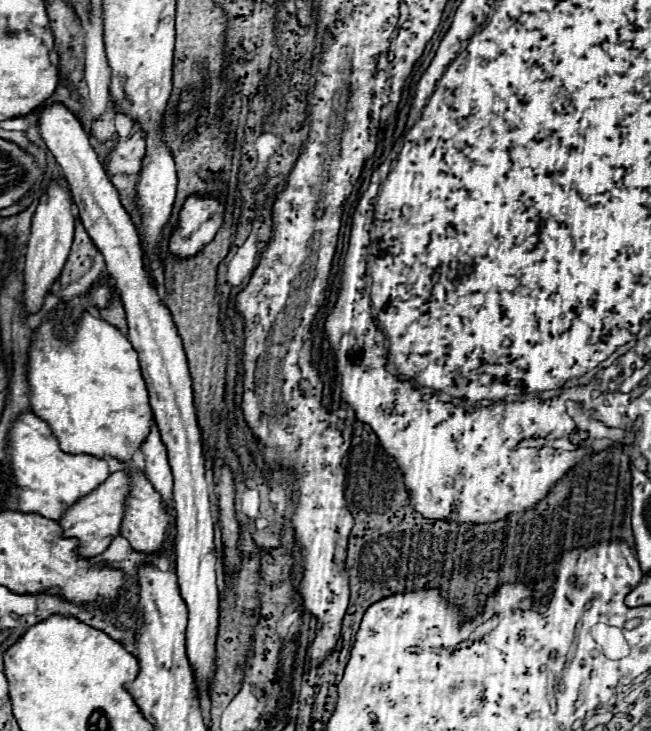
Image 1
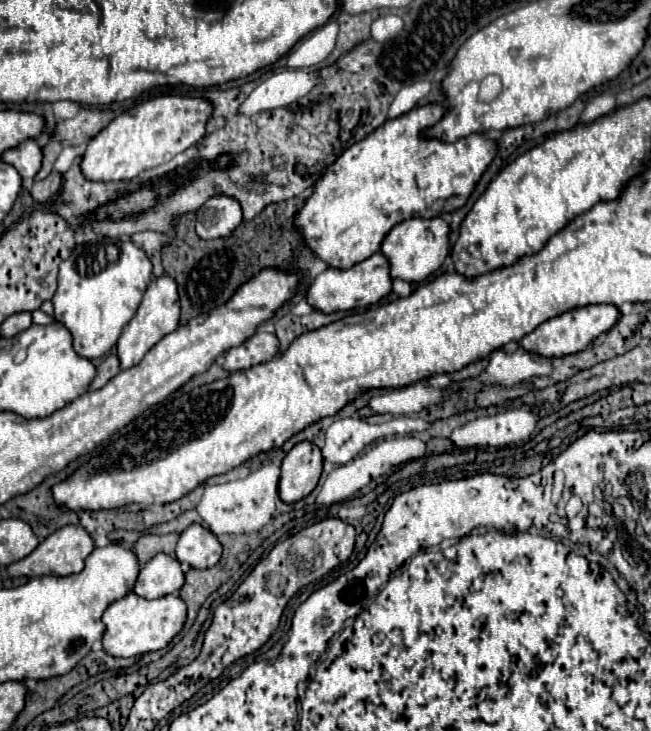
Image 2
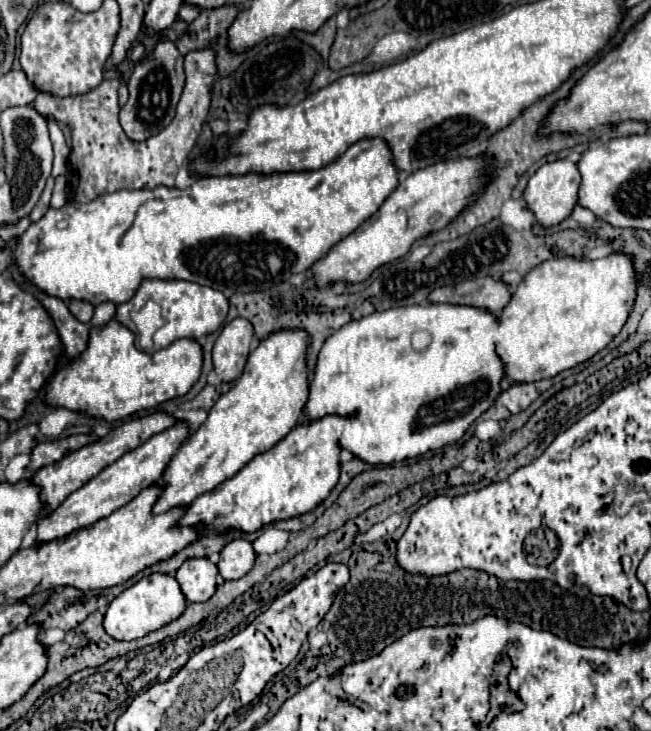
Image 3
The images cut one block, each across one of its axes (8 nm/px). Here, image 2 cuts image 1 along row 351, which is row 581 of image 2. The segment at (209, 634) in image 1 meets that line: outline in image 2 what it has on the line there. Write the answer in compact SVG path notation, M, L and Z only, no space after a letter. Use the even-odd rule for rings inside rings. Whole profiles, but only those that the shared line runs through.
M156 554L142 566L134 584L134 592L146 600L154 600L178 592L182 584L184 572L180 568L180 562L168 554Z

